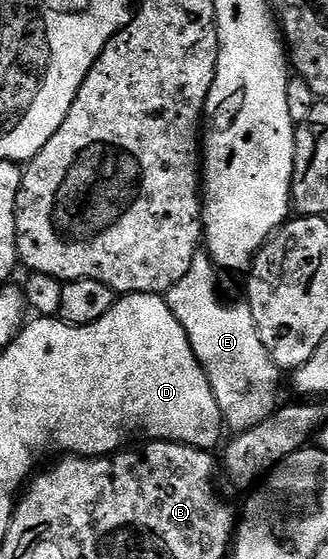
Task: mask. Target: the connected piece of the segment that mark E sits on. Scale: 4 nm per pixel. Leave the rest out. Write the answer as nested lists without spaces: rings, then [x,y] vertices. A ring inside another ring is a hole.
[[[198,253],[191,261],[191,269],[187,269],[179,285],[168,291],[167,298],[171,313],[183,325],[191,349],[208,375],[226,428],[241,434],[261,424],[276,410],[281,370],[271,361],[263,341],[259,341],[259,329],[248,302],[228,303],[217,292],[217,275],[218,268],[208,254]]]

